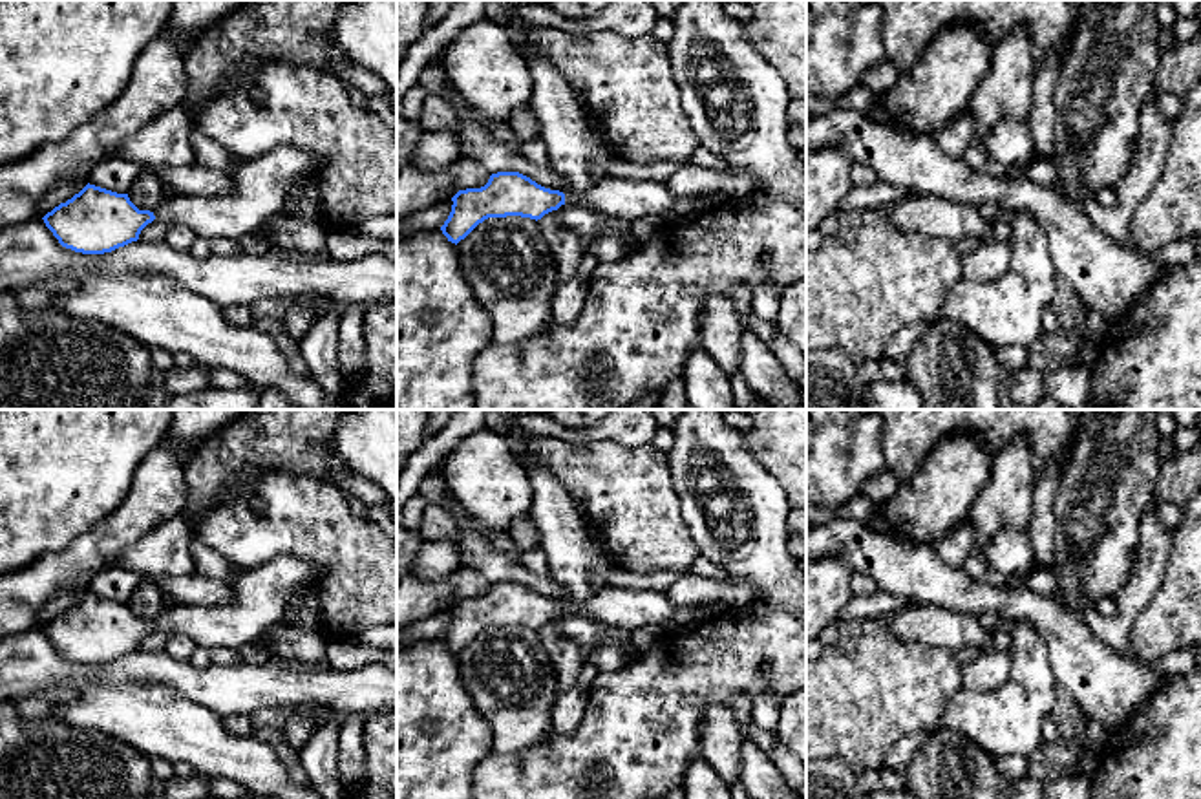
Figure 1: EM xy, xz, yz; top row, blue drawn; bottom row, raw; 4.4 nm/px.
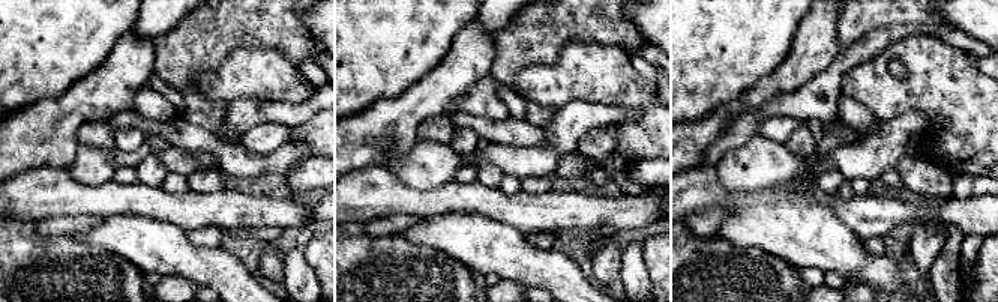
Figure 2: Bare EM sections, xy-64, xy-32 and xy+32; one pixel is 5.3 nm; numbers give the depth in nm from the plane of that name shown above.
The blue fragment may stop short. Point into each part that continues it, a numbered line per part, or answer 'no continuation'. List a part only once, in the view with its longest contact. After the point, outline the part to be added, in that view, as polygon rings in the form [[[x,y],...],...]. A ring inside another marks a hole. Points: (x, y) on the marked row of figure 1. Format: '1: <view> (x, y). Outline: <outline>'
1: xz (626, 200). Outline: [[[609,176],[589,192],[569,190],[565,196],[565,205],[581,205],[625,223],[653,216],[667,219],[675,201],[664,183]]]

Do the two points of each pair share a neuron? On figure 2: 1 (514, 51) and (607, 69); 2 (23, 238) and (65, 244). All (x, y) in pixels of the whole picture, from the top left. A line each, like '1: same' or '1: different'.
1: different
2: same

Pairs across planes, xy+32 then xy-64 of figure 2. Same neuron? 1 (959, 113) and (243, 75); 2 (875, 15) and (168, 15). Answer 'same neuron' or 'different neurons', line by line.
1: same neuron
2: different neurons

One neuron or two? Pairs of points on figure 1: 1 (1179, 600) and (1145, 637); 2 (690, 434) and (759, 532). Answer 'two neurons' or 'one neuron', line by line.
1: one neuron
2: one neuron

